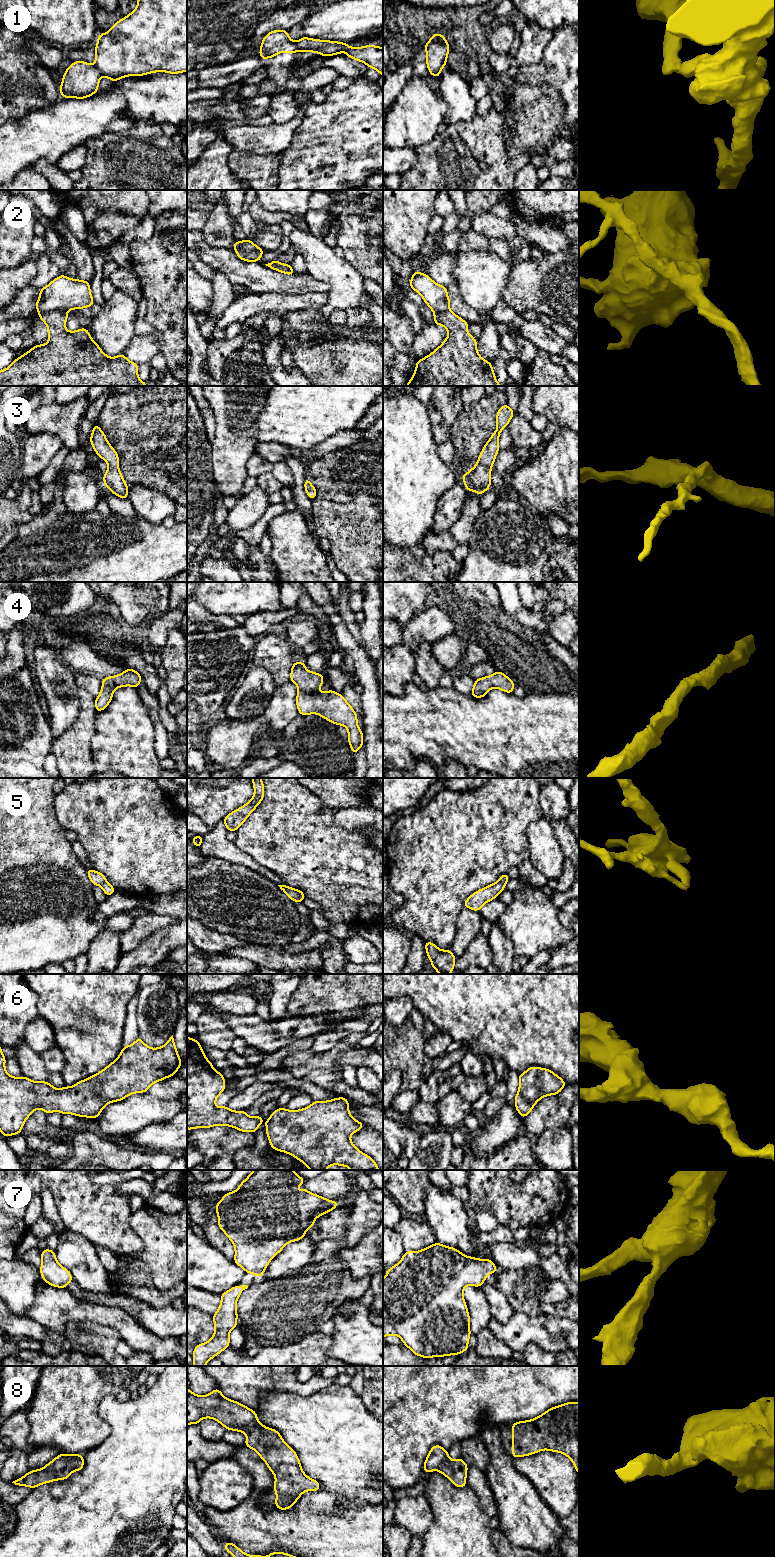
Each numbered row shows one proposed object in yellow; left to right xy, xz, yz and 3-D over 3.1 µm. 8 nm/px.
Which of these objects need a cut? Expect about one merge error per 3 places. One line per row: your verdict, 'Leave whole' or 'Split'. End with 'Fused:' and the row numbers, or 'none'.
1: Split
2: Split
3: Leave whole
4: Leave whole
5: Split
6: Leave whole
7: Leave whole
8: Leave whole
Fused: 1, 2, 5

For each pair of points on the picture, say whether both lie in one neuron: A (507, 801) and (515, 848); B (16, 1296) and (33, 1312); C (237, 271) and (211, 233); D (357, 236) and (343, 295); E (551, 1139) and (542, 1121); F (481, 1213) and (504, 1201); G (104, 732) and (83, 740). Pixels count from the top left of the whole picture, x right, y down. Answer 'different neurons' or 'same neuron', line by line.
A: same neuron
B: different neurons
C: different neurons
D: different neurons
E: different neurons
F: different neurons
G: different neurons

